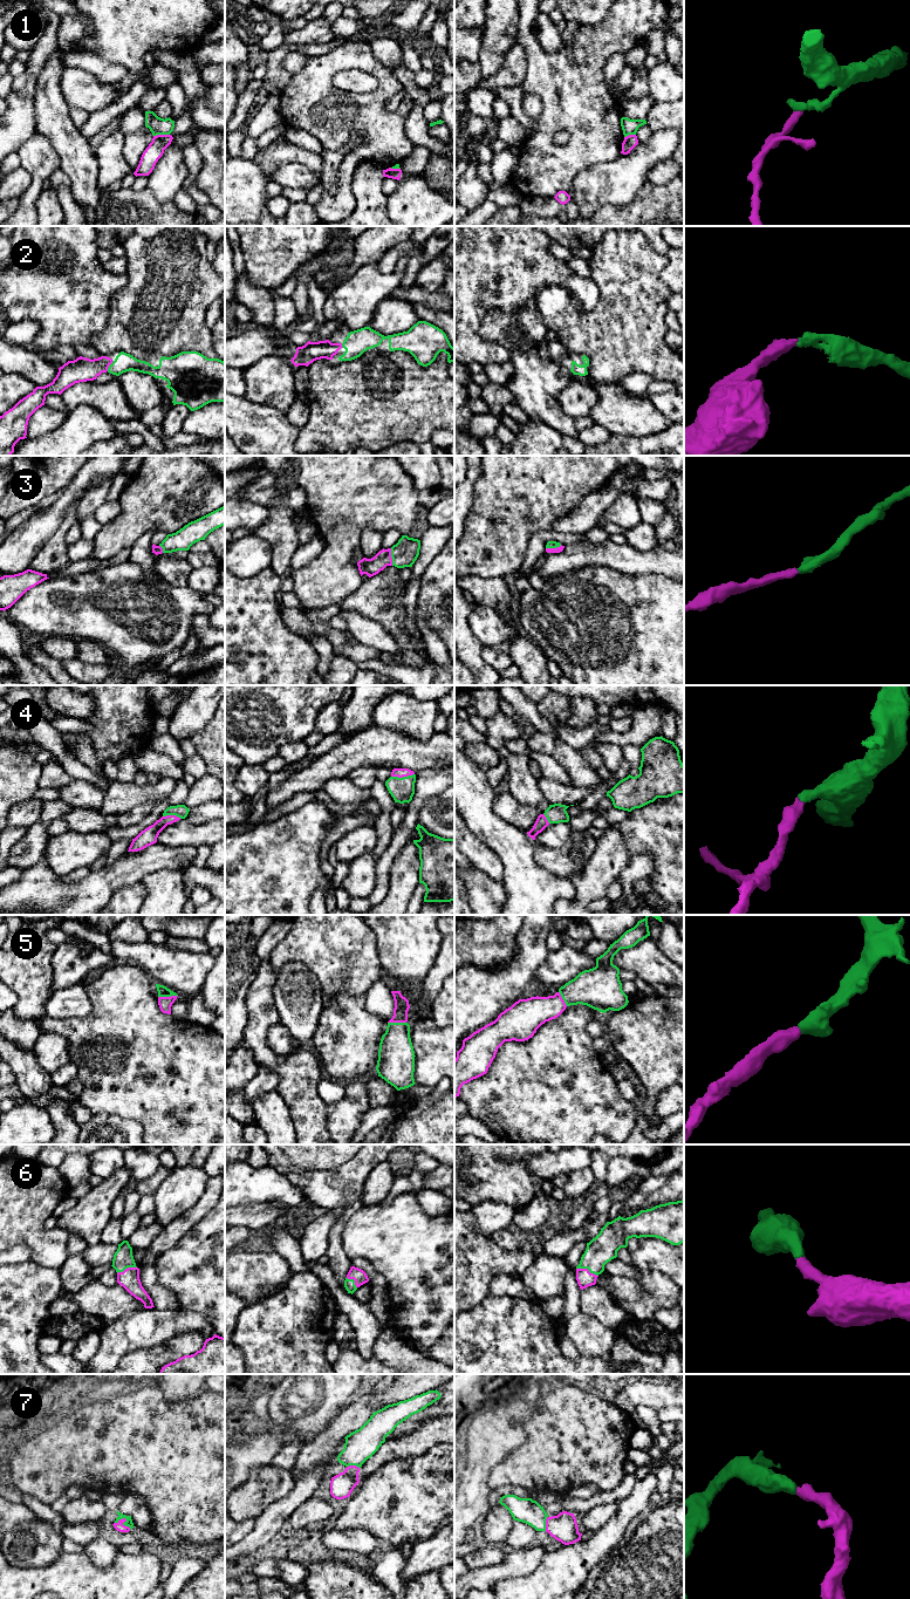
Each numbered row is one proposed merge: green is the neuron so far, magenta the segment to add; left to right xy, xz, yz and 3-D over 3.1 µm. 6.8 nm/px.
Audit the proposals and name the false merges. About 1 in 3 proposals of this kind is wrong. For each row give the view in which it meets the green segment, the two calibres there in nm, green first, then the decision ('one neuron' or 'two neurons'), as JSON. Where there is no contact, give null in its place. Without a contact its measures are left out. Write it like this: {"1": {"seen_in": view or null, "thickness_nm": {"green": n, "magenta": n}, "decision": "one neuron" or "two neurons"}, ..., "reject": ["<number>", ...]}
{"1": {"seen_in": "xy", "thickness_nm": {"green": 120, "magenta": 120}, "decision": "two neurons"}, "2": {"seen_in": "xy", "thickness_nm": {"green": 130, "magenta": 170}, "decision": "one neuron"}, "3": {"seen_in": "xz", "thickness_nm": {"green": 180, "magenta": 120}, "decision": "one neuron"}, "4": {"seen_in": "xz", "thickness_nm": {"green": 170, "magenta": 60}, "decision": "one neuron"}, "5": {"seen_in": "xy", "thickness_nm": {"green": 80, "magenta": 90}, "decision": "one neuron"}, "6": {"seen_in": "yz", "thickness_nm": {"green": 190, "magenta": 110}, "decision": "one neuron"}, "7": {"seen_in": "xy", "thickness_nm": {"green": 50, "magenta": 60}, "decision": "one neuron"}, "reject": ["1"]}

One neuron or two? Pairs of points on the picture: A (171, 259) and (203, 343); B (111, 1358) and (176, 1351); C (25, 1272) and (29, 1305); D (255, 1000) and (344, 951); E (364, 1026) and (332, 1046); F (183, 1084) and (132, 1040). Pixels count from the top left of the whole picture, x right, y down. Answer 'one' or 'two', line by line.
A: one
B: two
C: one
D: two
E: one
F: one

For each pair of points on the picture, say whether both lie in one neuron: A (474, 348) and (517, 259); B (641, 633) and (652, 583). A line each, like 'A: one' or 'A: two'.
A: one
B: one

